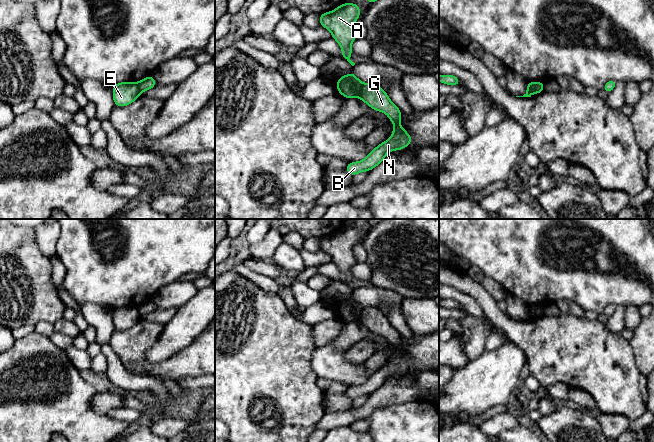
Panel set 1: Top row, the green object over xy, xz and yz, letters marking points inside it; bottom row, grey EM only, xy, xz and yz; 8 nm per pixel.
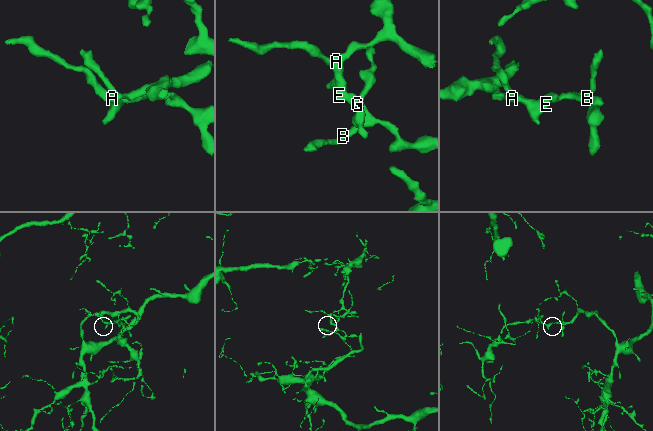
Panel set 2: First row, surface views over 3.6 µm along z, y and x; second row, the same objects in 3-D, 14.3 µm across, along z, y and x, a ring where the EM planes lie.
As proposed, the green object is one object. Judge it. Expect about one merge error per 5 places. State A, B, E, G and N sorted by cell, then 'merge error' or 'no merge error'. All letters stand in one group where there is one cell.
A E / B G N; merge error

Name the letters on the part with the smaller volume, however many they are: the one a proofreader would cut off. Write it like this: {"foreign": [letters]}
{"foreign": ["A", "E"]}

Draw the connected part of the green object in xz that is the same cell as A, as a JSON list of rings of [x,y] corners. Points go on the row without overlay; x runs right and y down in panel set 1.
[[[355,227],[341,228],[335,234],[320,238],[320,249],[329,253],[334,262],[342,272],[342,280],[352,290],[350,284],[352,278],[351,268],[356,263],[353,248],[360,240],[360,231]]]

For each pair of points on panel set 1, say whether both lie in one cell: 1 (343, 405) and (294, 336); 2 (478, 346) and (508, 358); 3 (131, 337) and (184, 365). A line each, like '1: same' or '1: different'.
1: different
2: different
3: same

